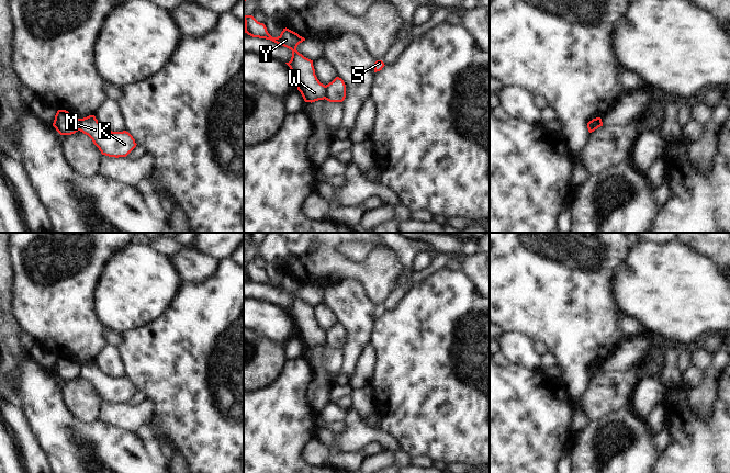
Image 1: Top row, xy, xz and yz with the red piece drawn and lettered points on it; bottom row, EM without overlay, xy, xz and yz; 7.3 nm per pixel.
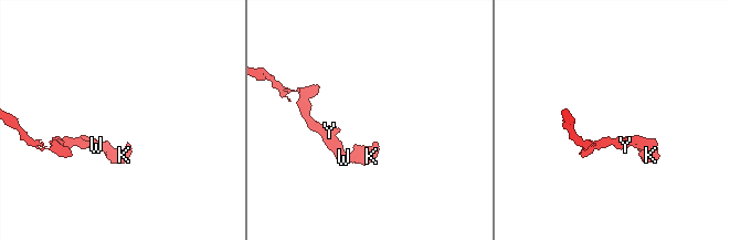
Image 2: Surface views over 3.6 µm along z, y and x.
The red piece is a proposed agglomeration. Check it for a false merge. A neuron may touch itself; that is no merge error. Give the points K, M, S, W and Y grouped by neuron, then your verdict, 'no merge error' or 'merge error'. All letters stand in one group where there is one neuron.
groups K M S / W Y; merge error

